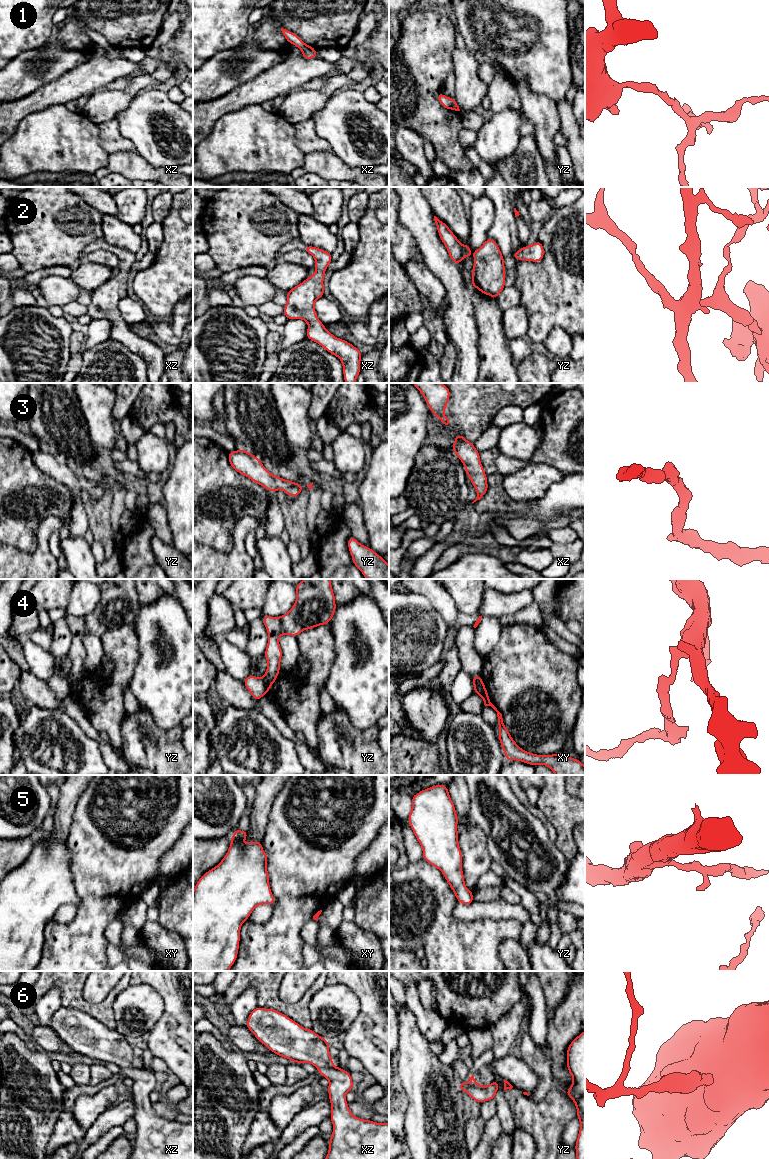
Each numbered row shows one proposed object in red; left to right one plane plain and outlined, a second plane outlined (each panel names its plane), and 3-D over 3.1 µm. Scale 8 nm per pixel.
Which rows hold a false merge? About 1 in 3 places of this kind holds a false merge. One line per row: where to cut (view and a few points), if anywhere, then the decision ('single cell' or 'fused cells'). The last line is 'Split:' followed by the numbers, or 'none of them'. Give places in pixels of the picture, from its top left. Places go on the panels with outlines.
1: no cut | single cell
2: no cut | single cell
3: no cut | single cell
4: yz (262, 677), (266, 693) | fused cells
5: no cut | single cell
6: no cut | single cell
Split: 4

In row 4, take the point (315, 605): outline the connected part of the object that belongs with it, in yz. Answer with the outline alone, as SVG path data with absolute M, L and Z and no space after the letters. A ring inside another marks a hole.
M303 579L296 585L296 601L283 616L264 615L262 620L268 632L264 653L267 670L263 675L265 693L277 679L283 655L279 645L281 635L297 637L303 630L328 624L336 611L331 579Z

